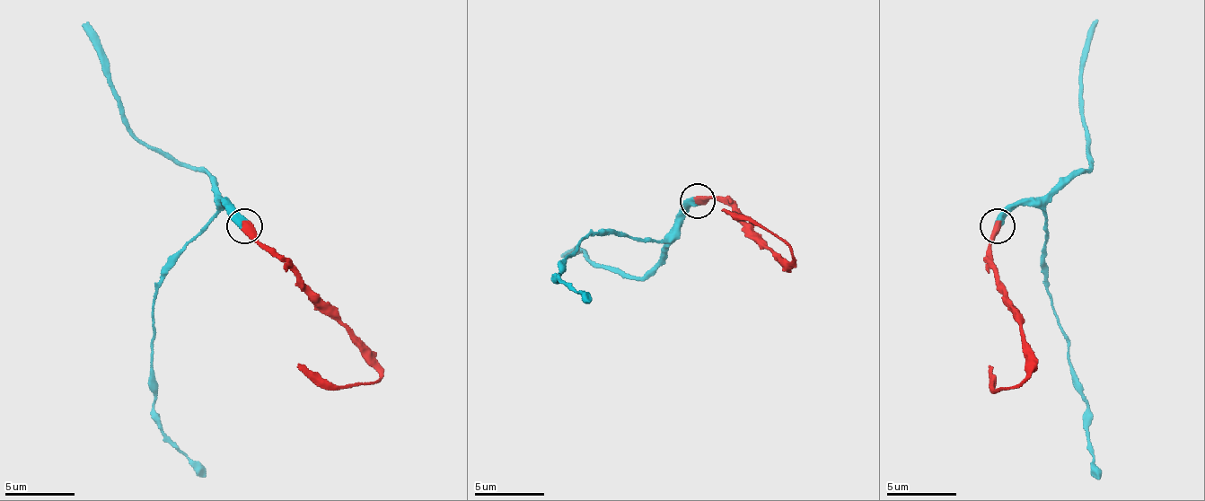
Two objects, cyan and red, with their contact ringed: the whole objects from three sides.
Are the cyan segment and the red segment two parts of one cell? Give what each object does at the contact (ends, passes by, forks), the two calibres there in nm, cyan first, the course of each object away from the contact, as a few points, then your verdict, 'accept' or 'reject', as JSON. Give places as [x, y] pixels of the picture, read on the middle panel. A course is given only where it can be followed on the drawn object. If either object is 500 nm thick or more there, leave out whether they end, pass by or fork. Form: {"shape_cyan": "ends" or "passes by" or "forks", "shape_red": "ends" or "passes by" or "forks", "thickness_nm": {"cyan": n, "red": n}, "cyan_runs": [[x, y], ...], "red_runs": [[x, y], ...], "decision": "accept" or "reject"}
{"thickness_nm": {"cyan": 550, "red": 600}, "cyan_runs": [[697, 201], [664, 240], [604, 234], [584, 239], [561, 259], [557, 275], [553, 276], [582, 292], [590, 303]], "red_runs": [[697, 201], [725, 199], [738, 219], [771, 252], [794, 258], [789, 248], [760, 226], [731, 219], [720, 211]], "decision": "accept"}

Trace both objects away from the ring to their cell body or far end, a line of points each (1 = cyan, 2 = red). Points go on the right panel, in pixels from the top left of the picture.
1: (998, 225), (1020, 203), (1043, 214), (1052, 299), (1068, 340), (1071, 382), (1085, 404), (1091, 469), (1099, 480)
2: (998, 225), (988, 258), (1001, 294), (1024, 338), (1021, 382), (1011, 388), (996, 391), (991, 367)

